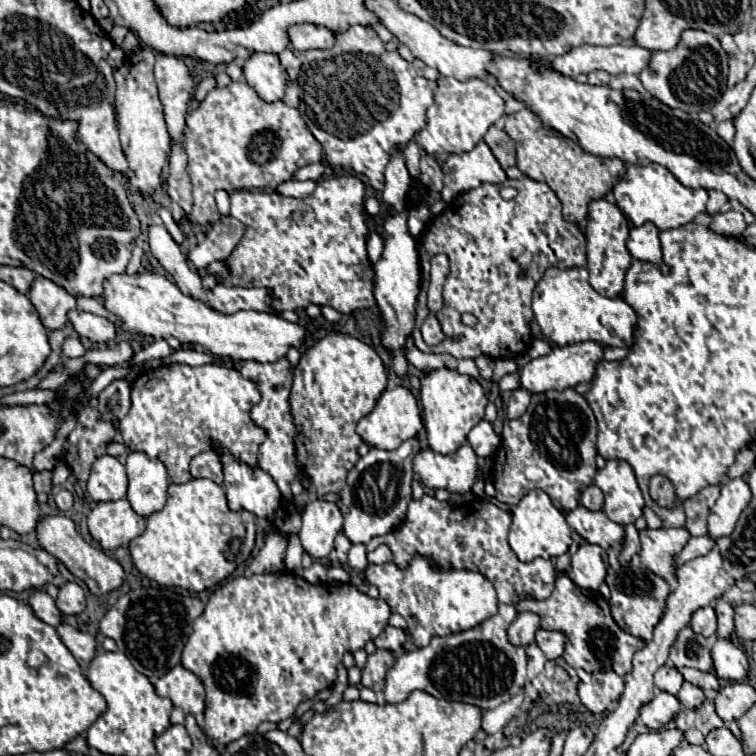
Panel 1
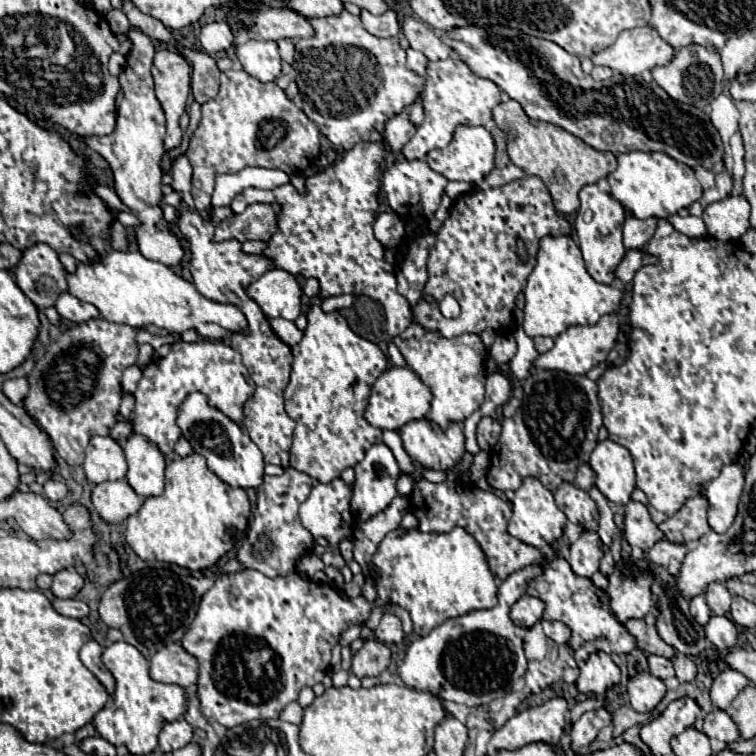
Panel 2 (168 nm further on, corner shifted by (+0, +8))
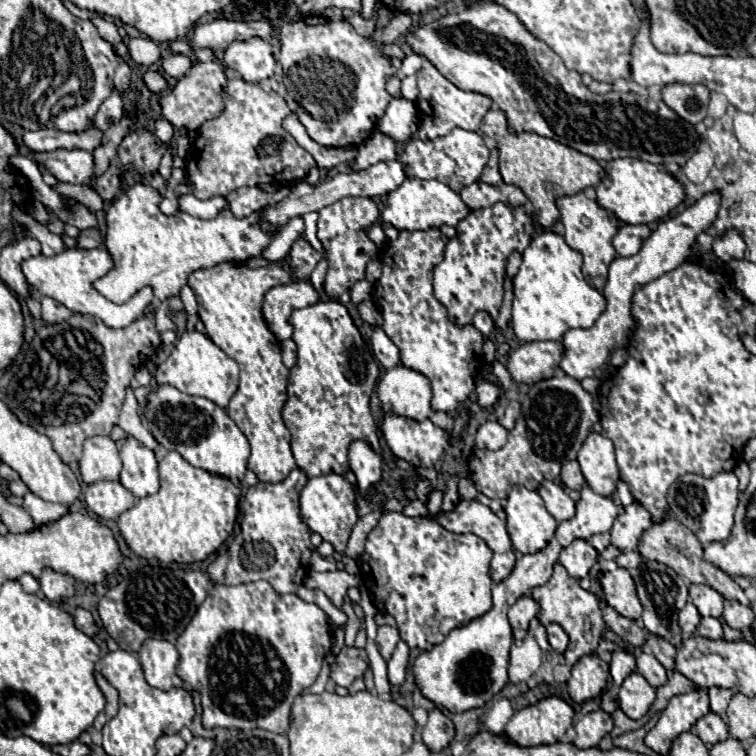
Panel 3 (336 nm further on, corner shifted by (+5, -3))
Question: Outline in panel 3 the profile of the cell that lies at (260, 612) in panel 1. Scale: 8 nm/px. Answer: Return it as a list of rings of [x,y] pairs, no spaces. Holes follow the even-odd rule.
[[[268,582],[250,584],[214,584],[204,604],[176,640],[180,652],[178,676],[200,694],[202,726],[204,728],[262,728],[276,734],[286,734],[290,728],[288,716],[294,698],[312,686],[320,674],[324,656],[332,648],[332,630],[328,616],[316,604],[300,600],[296,594],[278,594]]]

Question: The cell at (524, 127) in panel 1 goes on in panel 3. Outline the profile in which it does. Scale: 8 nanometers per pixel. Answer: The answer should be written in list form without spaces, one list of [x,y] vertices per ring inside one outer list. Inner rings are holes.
[[[490,110],[484,116],[480,130],[498,142],[500,174],[504,182],[522,188],[526,198],[534,204],[538,224],[544,228],[552,228],[558,222],[560,210],[556,208],[556,200],[560,196],[572,196],[588,186],[598,186],[604,178],[604,168],[594,158],[552,138],[544,138],[530,132],[512,132],[502,110]]]

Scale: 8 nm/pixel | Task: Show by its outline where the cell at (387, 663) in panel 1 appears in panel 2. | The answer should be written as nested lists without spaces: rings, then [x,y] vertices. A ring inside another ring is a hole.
[[[375,639],[363,643],[363,647],[353,655],[351,673],[357,677],[379,677],[391,661],[391,651]]]

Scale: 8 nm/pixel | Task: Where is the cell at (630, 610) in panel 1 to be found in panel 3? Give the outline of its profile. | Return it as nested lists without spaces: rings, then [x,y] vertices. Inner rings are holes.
[[[626,568],[610,570],[600,580],[602,592],[606,602],[624,618],[628,620],[640,620],[642,616],[642,604],[636,596],[634,580]]]

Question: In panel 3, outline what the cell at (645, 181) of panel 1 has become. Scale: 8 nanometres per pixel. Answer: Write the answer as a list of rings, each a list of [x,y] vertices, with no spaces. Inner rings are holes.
[[[632,158],[630,164],[610,166],[606,178],[596,186],[596,194],[598,204],[608,212],[616,214],[618,220],[626,224],[648,224],[654,220],[662,220],[686,198],[684,186],[664,166],[636,158]]]

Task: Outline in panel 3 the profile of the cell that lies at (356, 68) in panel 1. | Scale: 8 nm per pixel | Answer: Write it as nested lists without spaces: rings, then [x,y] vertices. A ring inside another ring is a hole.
[[[300,16],[282,24],[280,44],[282,54],[278,62],[294,86],[292,96],[298,102],[294,112],[306,126],[310,138],[334,148],[360,146],[362,136],[372,134],[388,100],[392,100],[386,92],[386,82],[398,74],[398,68],[346,20],[330,22],[324,16]]]

